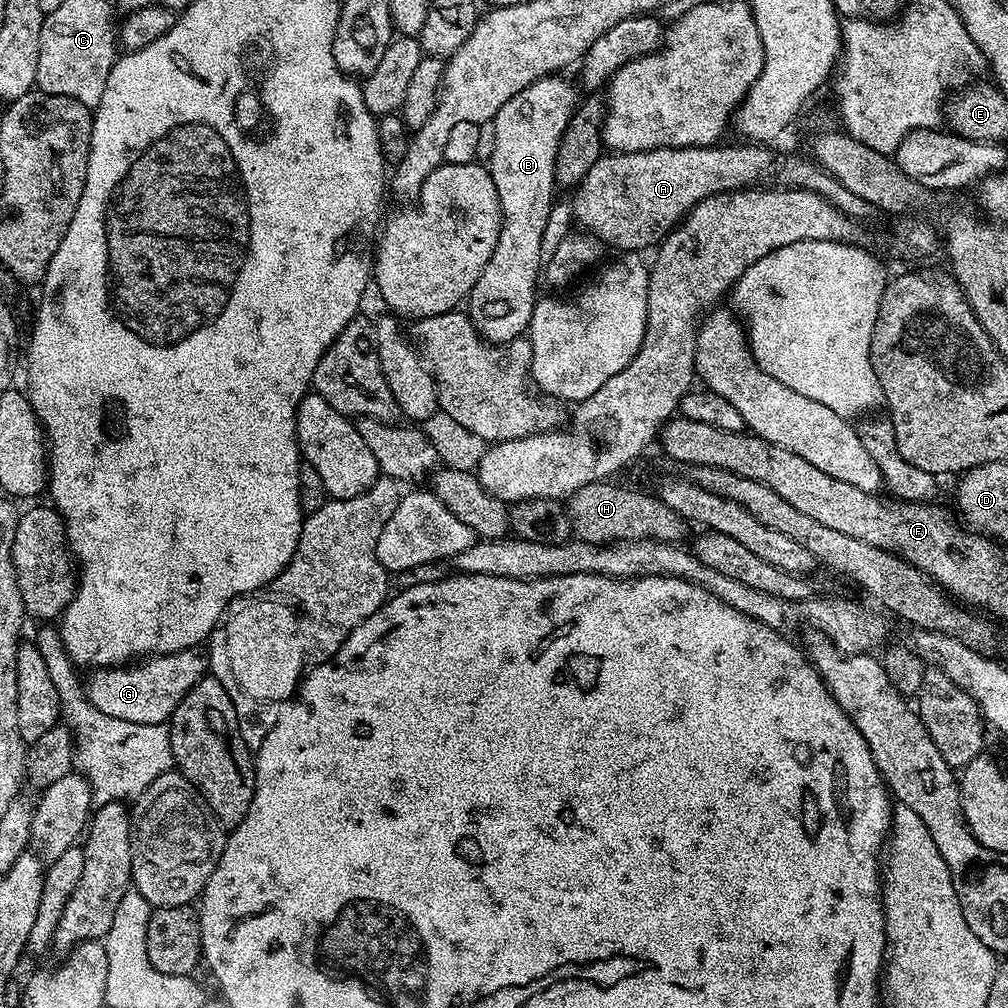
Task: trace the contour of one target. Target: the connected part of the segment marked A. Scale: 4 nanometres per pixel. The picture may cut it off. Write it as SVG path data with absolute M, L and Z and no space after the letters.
M740 142L744 144L728 144L725 148L721 146L709 146L707 148L655 148L654 150L646 150L645 152L613 152L602 154L598 158L598 162L594 162L594 166L590 166L590 170L586 170L586 174L580 181L576 192L576 205L573 206L572 212L576 215L576 220L583 231L599 238L600 243L609 249L621 248L619 251L624 254L636 254L641 250L639 248L651 249L653 246L659 245L660 241L691 212L692 207L698 202L702 202L707 196L715 196L717 192L734 192L749 186L760 186L763 180L768 180L776 171L779 170L780 164L776 161L776 156L771 152L771 147L765 146L760 142Z

